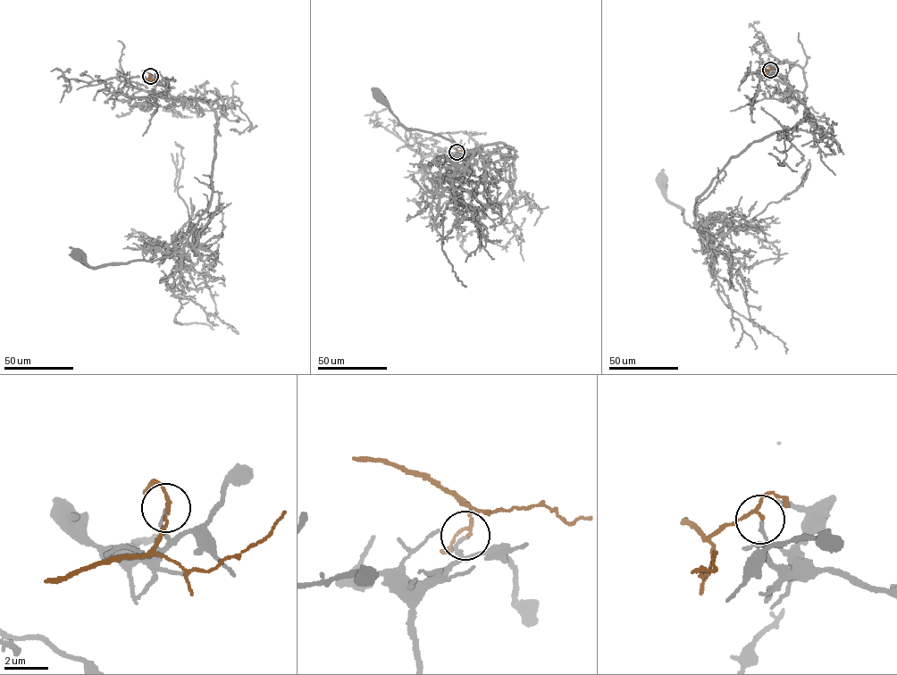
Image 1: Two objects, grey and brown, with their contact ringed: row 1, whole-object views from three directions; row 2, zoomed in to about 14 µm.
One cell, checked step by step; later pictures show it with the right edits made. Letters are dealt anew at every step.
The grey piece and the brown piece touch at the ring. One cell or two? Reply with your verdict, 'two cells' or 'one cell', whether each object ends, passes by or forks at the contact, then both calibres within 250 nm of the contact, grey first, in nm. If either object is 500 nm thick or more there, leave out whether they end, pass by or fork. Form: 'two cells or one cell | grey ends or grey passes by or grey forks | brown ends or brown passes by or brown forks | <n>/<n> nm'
two cells | grey ends | brown passes by | 140/120 nm

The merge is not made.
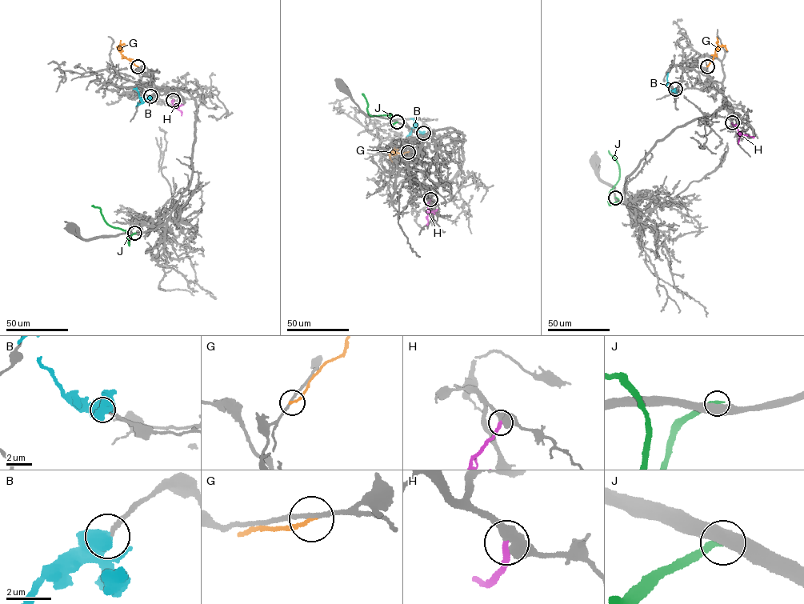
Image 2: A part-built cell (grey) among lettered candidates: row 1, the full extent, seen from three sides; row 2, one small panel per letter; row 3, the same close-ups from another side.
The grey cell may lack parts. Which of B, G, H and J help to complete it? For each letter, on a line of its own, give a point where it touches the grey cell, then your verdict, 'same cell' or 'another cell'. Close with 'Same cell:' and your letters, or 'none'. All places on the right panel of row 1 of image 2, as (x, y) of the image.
B: meets grey at (675, 89); another cell
G: meets grey at (707, 66); another cell
H: meets grey at (732, 122); same cell
J: meets grey at (615, 198); another cell
Same cell: H

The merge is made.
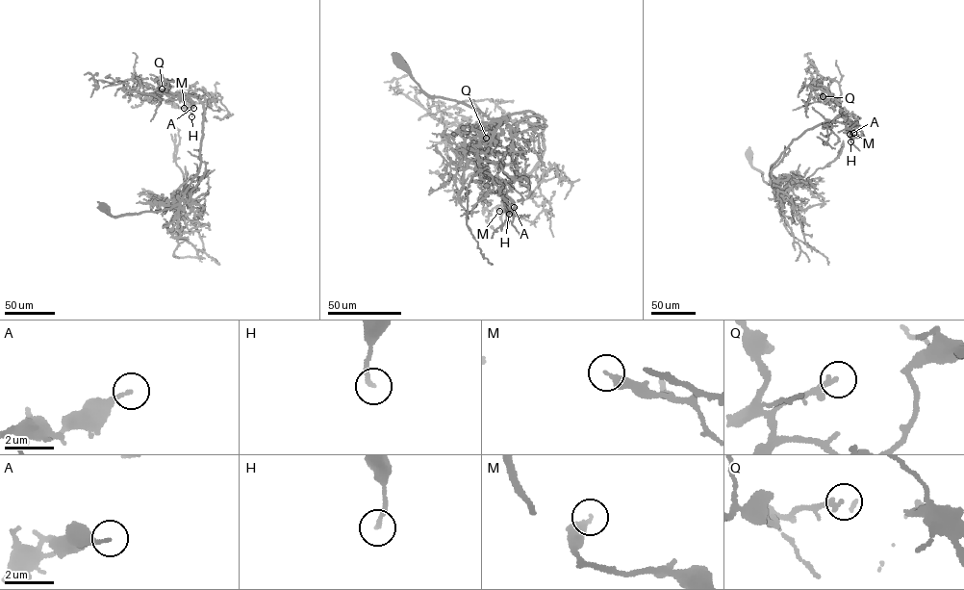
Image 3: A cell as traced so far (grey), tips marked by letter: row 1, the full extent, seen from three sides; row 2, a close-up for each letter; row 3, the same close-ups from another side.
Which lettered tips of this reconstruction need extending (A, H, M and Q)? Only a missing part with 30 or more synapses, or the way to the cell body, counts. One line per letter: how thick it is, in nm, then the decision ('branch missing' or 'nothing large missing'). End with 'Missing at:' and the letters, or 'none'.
A: 170 nm | nothing large missing
H: 160 nm | nothing large missing
M: 280 nm | nothing large missing
Q: 220 nm | branch missing
Missing at: Q

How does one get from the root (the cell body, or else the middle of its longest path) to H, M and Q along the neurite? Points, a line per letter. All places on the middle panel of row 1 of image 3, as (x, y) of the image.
H: (396, 58), (429, 95), (493, 119), (526, 111), (539, 118), (540, 162), (502, 185), (509, 214)
M: (396, 58), (429, 95), (493, 119), (526, 111), (539, 118), (540, 162), (504, 183), (499, 211)
Q: (396, 58), (429, 95), (493, 119), (535, 114), (545, 151), (530, 172), (501, 180), (477, 168), (486, 138)

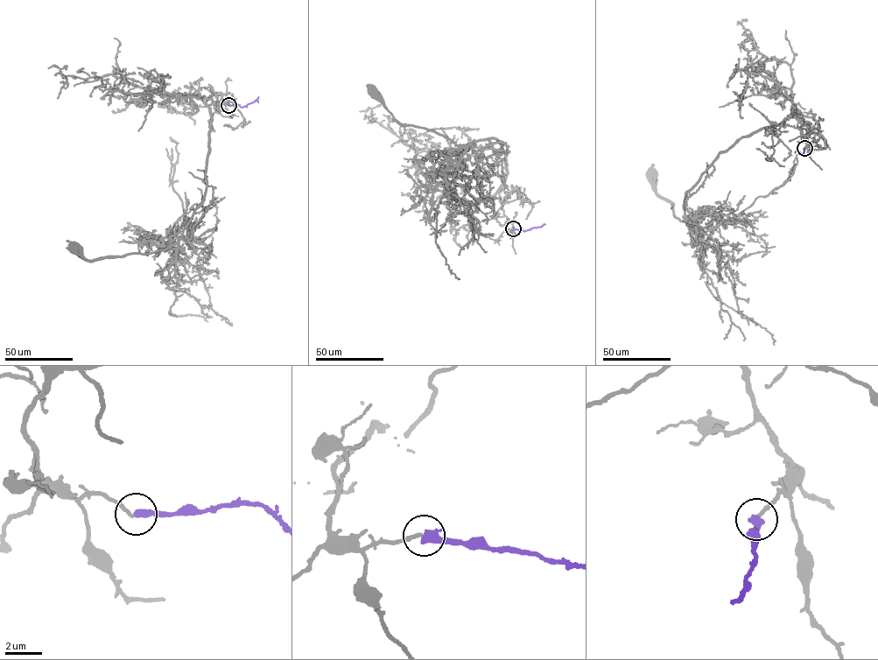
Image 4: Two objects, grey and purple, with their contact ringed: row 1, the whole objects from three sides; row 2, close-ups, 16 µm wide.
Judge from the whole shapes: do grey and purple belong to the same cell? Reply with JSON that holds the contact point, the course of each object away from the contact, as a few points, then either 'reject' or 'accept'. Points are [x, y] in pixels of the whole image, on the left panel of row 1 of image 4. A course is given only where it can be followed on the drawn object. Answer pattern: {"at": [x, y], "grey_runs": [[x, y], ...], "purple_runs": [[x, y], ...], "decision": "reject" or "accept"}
{"at": [228, 105], "grey_runs": [[228, 105], [216, 92], [206, 103], [212, 118], [204, 198], [178, 242], [151, 253], [92, 261], [71, 248]], "purple_runs": [[228, 105], [244, 107], [258, 96]], "decision": "reject"}

